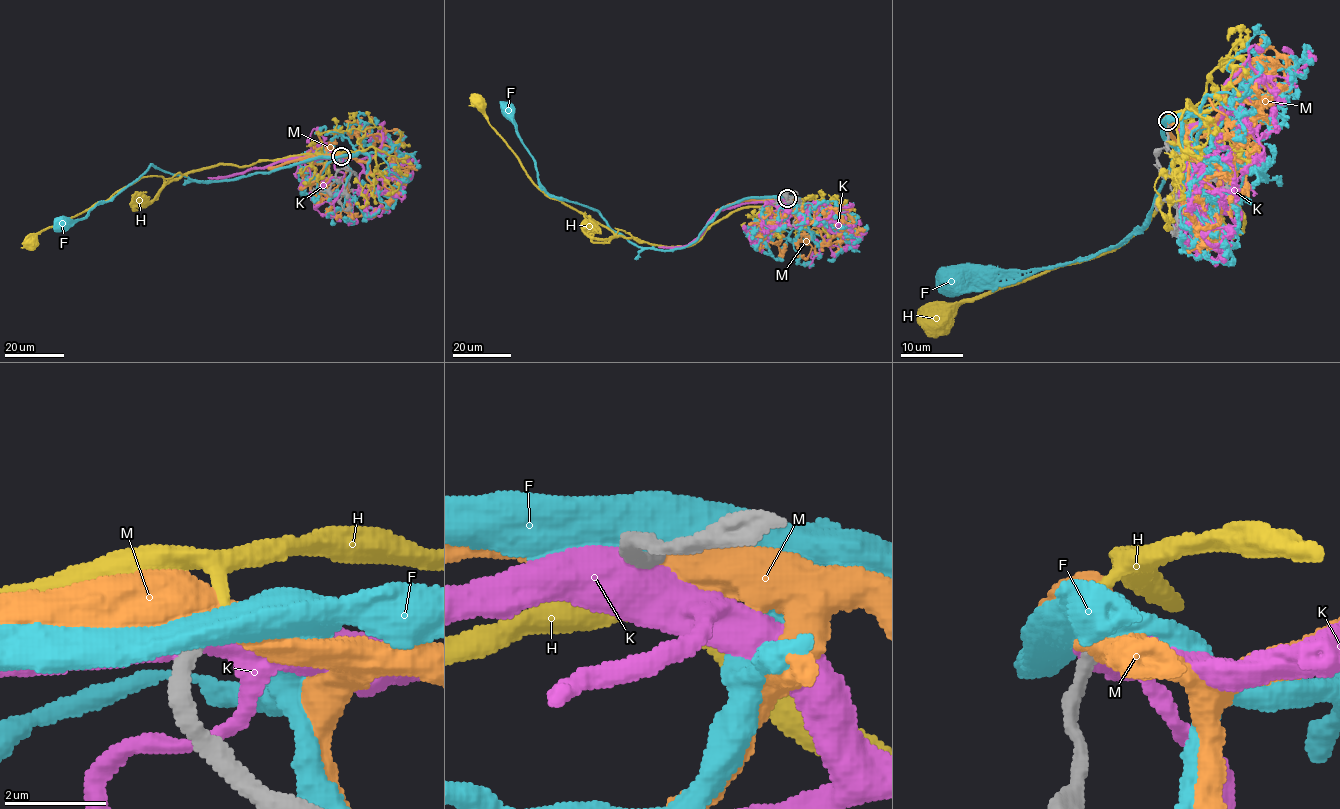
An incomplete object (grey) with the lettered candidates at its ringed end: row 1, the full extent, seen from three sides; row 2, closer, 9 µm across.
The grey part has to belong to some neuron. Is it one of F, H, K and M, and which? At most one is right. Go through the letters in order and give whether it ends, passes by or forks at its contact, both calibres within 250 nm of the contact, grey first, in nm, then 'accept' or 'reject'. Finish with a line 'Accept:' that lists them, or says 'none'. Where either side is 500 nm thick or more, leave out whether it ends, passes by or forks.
F: 360 nm thick on the grey side, 750 nm on the other; reject
H: it ends there; 320 nm thick on the grey side, 220 nm on the other; accept
K: 360 nm thick on the grey side, 600 nm on the other; reject
M: 320 nm thick on the grey side, 650 nm on the other; reject
Accept: H

